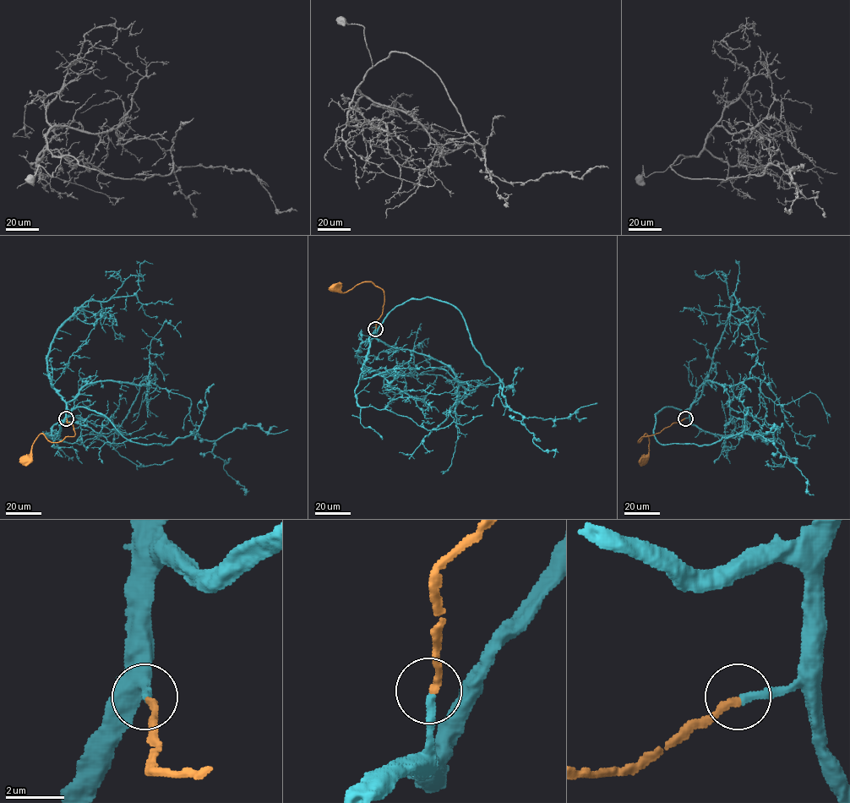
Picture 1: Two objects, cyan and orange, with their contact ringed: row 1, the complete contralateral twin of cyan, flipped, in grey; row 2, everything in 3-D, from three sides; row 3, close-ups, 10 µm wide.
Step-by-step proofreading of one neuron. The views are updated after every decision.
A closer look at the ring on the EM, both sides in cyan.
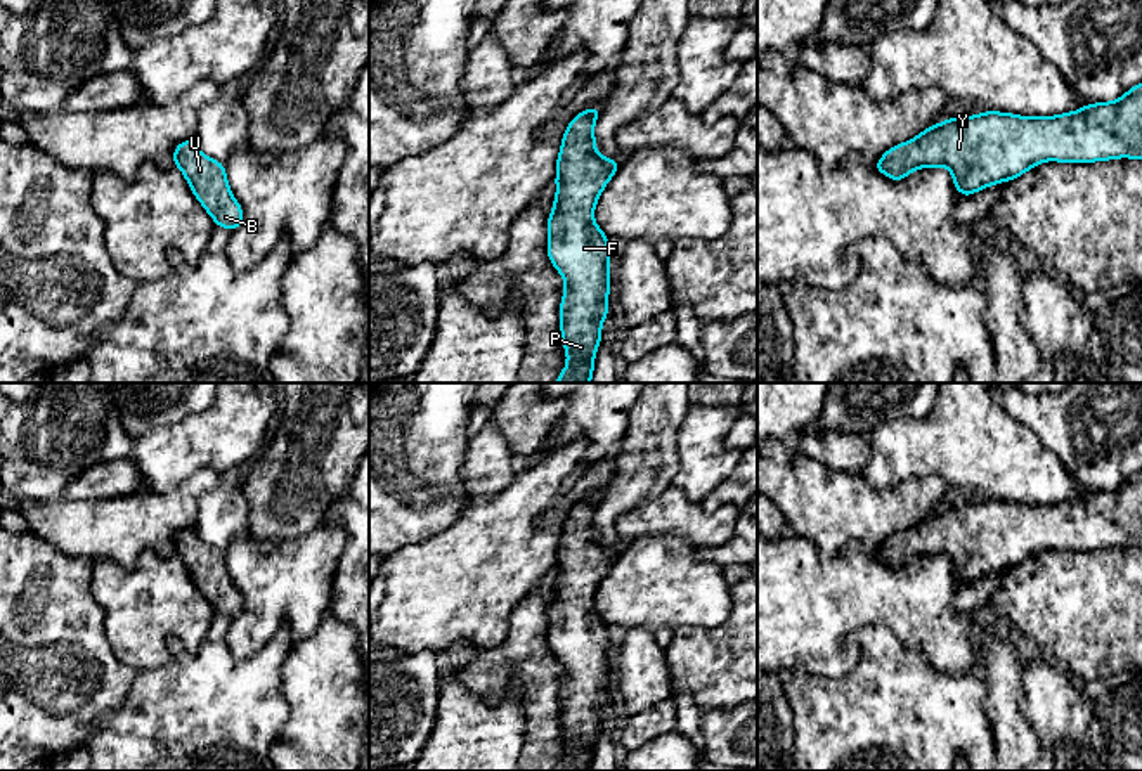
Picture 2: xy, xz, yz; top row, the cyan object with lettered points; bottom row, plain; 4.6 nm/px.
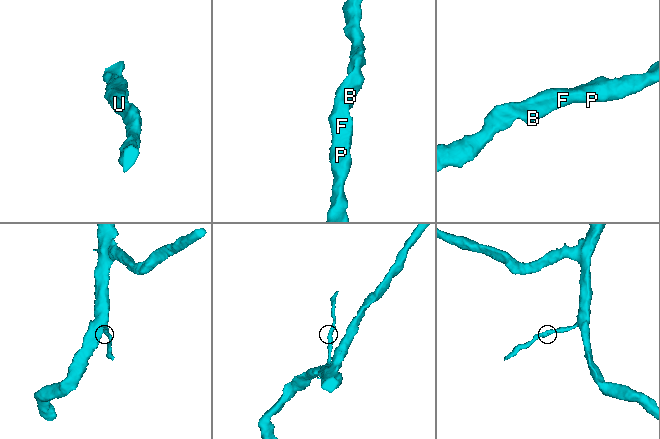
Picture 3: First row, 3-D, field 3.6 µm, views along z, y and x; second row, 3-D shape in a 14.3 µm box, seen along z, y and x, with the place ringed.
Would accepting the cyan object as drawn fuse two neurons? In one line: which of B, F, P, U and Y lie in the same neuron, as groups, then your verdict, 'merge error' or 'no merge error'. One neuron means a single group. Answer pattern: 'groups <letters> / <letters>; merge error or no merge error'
groups B F P U Y; no merge error

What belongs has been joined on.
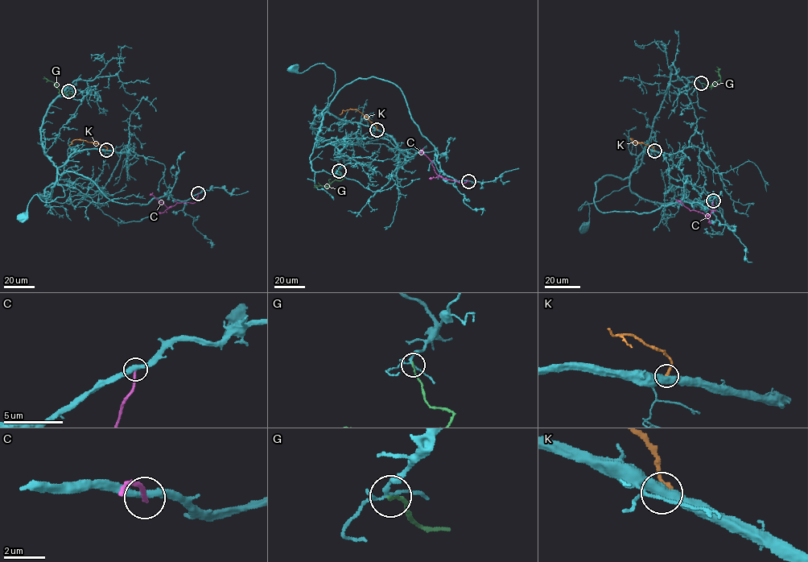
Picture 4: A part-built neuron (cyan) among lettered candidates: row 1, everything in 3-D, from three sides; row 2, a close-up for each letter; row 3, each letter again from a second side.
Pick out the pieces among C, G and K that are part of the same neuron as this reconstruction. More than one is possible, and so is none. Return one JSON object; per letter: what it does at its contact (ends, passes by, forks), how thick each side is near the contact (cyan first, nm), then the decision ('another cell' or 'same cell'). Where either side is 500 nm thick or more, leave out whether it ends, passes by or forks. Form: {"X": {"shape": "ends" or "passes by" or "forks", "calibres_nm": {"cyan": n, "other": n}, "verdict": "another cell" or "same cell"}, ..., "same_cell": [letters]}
{"C": {"shape": "ends", "calibres_nm": {"cyan": 320, "other": 200}, "verdict": "another cell"}, "G": {"shape": "ends", "calibres_nm": {"cyan": 150, "other": 160}, "verdict": "another cell"}, "K": {"calibres_nm": {"cyan": 500, "other": 200}, "verdict": "another cell"}, "same_cell": []}

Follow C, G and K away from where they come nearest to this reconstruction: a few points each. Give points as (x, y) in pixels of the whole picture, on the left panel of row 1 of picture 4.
C: (198, 193), (193, 203), (176, 203), (168, 208), (153, 193)
G: (68, 91), (73, 94), (60, 91), (44, 76)
K: (106, 150), (102, 144), (85, 141), (73, 140), (69, 145)

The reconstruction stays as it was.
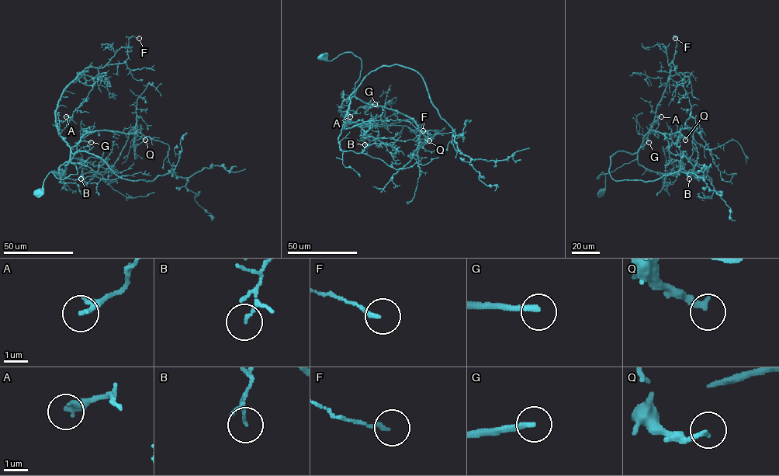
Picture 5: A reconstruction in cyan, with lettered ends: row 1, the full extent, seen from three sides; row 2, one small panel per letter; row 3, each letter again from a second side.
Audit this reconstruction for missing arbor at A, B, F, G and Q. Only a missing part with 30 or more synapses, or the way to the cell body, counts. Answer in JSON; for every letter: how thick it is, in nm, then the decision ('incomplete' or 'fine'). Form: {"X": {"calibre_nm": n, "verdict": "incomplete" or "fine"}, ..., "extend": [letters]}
{"A": {"calibre_nm": 240, "verdict": "fine"}, "B": {"calibre_nm": 70, "verdict": "fine"}, "F": {"calibre_nm": 160, "verdict": "fine"}, "G": {"calibre_nm": 220, "verdict": "incomplete"}, "Q": {"calibre_nm": 240, "verdict": "fine"}, "extend": ["G"]}

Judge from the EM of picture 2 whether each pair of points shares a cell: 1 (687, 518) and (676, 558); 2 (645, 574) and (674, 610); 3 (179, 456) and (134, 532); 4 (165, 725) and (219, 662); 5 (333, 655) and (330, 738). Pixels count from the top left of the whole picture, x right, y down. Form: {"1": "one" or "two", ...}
{"1": "two", "2": "one", "3": "two", "4": "one", "5": "one"}

